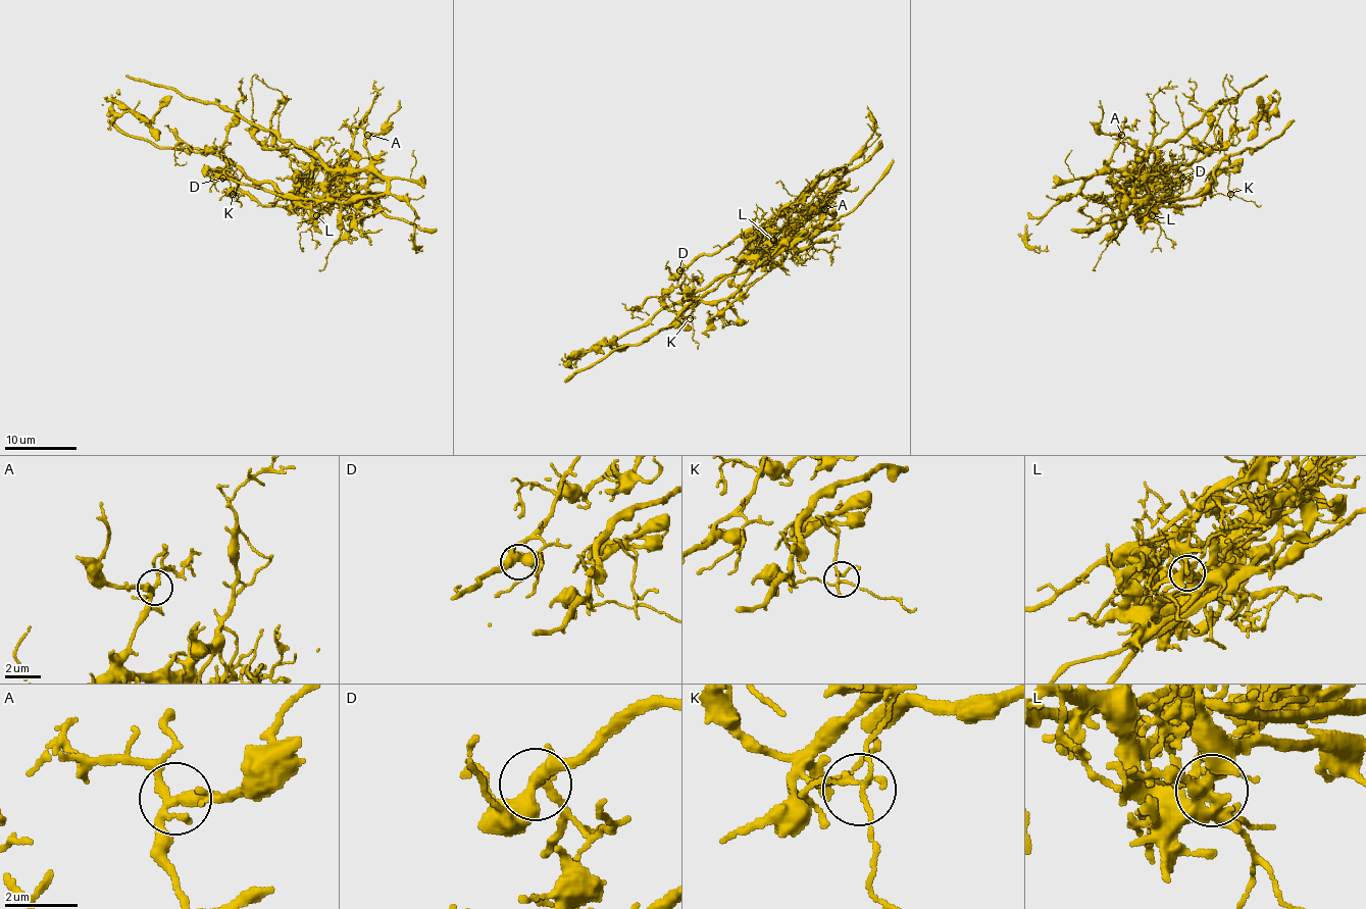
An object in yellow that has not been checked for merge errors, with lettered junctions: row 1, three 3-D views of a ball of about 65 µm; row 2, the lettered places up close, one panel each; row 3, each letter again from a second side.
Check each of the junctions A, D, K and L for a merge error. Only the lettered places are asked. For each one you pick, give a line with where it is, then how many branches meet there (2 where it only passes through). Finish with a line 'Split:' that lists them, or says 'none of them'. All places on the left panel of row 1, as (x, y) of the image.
L: (316, 215) | 4
Split: L

